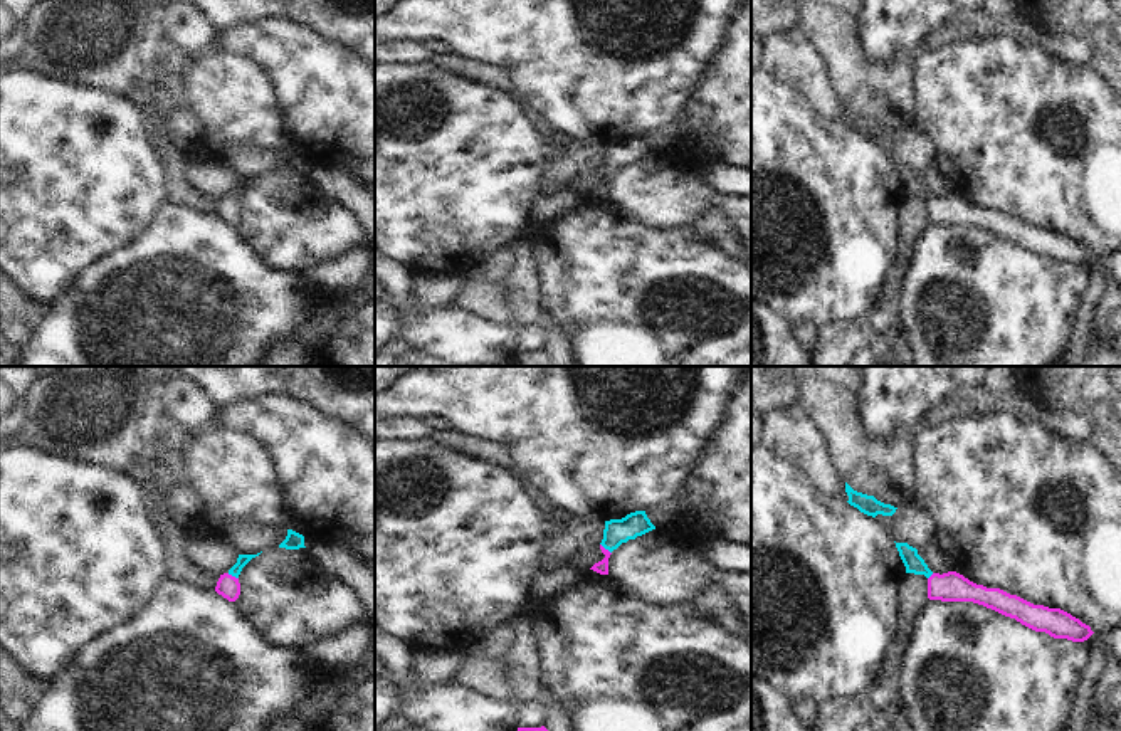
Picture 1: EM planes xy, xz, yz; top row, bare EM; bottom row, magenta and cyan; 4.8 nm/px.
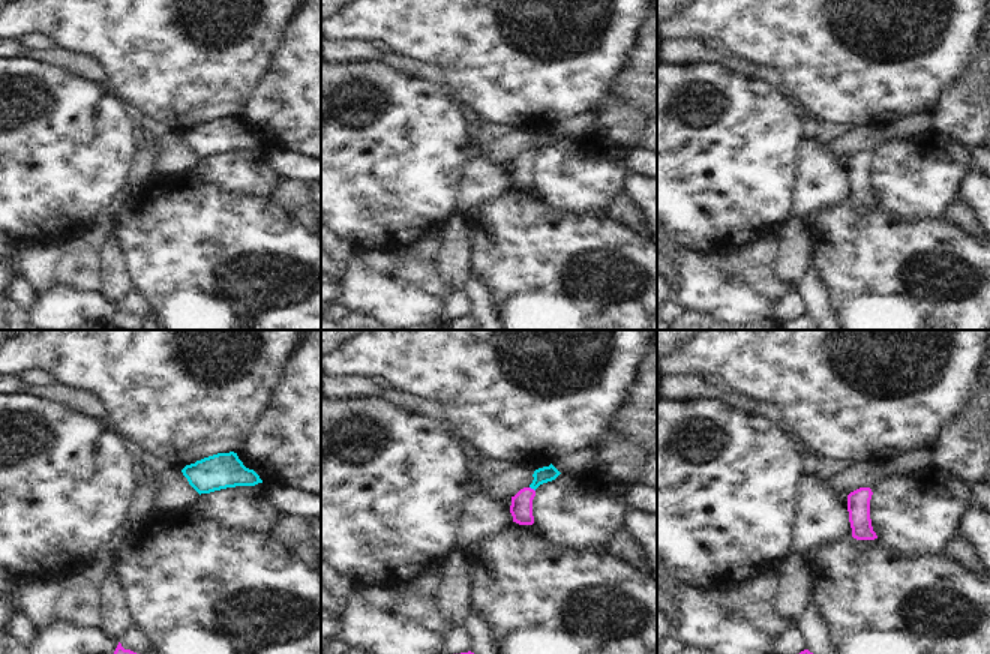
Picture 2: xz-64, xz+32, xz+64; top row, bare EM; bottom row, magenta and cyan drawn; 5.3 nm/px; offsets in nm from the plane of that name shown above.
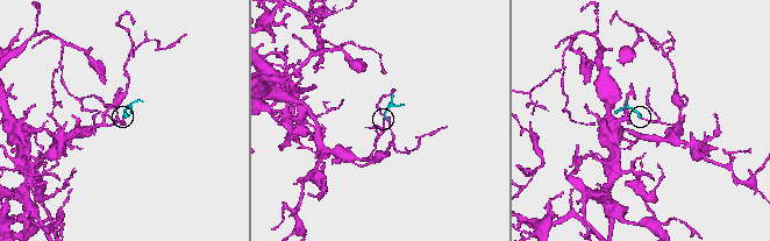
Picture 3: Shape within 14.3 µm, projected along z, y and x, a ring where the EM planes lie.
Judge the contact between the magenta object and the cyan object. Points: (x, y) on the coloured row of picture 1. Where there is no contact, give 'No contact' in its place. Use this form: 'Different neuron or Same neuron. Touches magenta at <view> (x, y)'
Same neuron. Touches magenta at xz (604, 548).

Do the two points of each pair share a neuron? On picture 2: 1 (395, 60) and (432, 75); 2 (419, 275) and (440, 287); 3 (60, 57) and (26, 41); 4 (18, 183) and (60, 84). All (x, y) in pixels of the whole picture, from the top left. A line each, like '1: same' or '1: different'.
1: same
2: same
3: different
4: same

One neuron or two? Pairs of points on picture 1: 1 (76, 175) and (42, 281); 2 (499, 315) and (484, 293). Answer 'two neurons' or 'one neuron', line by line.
1: one neuron
2: one neuron

